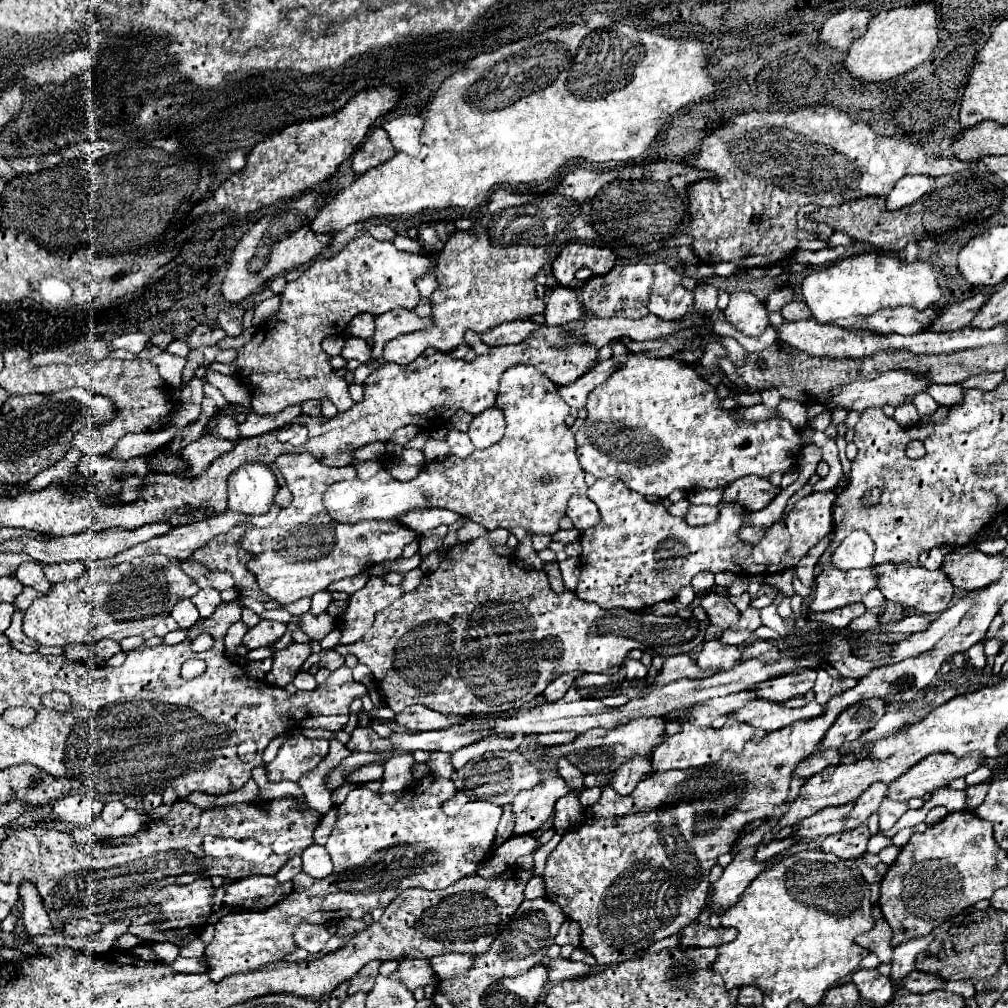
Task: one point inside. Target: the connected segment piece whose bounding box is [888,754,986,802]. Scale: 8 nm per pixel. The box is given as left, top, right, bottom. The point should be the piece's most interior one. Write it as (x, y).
(936, 770)

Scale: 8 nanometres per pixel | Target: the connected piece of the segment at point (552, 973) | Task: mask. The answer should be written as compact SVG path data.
M544 958L540 962L546 970L548 970L548 980L550 982L562 982L568 978L578 978L582 974L586 974L590 968L584 962L572 962L572 960L564 960L564 958Z

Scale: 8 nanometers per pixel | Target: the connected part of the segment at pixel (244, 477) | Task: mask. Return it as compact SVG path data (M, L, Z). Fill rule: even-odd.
M246 464L234 470L228 482L228 508L244 514L266 514L278 482L274 472L262 464Z

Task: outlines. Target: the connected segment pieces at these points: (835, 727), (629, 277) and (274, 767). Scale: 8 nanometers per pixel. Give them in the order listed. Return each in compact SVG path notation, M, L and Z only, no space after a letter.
M870 698L870 700L858 702L840 714L840 718L826 732L822 744L826 748L838 750L838 746L844 746L850 740L860 738L884 714L886 714L886 700L884 698Z
M616 264L612 272L604 276L594 276L584 282L580 288L580 300L586 310L590 310L598 318L614 318L614 316L624 316L638 320L648 314L646 302L650 294L650 286L654 282L654 272L648 264Z
M290 736L278 750L278 756L266 766L270 782L292 780L314 770L328 754L328 740L310 740L306 736Z

